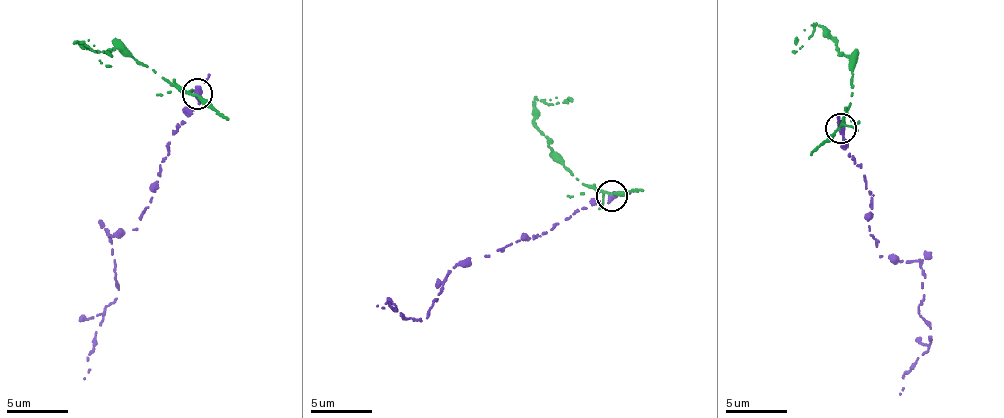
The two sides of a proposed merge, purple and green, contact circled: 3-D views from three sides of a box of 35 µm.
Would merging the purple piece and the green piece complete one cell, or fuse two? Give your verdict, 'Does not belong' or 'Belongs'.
Does not belong

